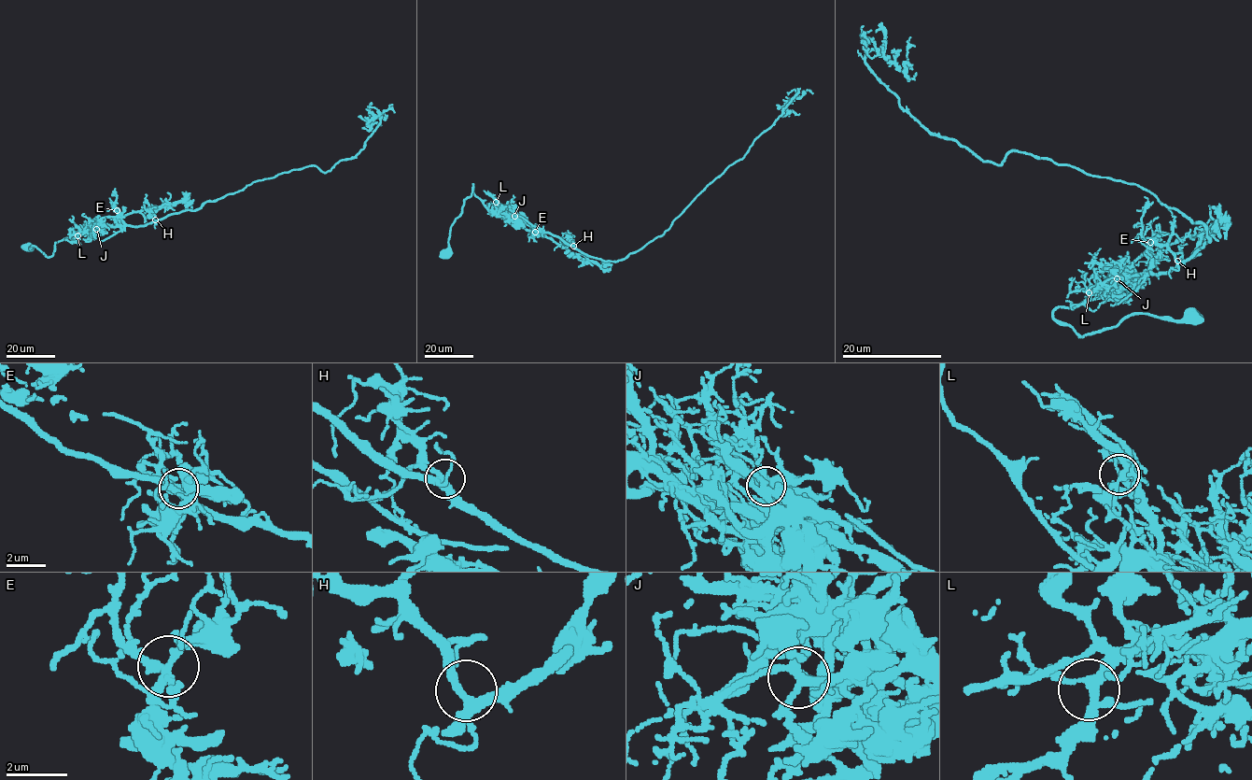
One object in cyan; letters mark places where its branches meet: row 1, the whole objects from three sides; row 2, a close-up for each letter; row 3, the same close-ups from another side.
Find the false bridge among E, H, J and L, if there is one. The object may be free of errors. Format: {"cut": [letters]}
{"cut": ["J"]}

